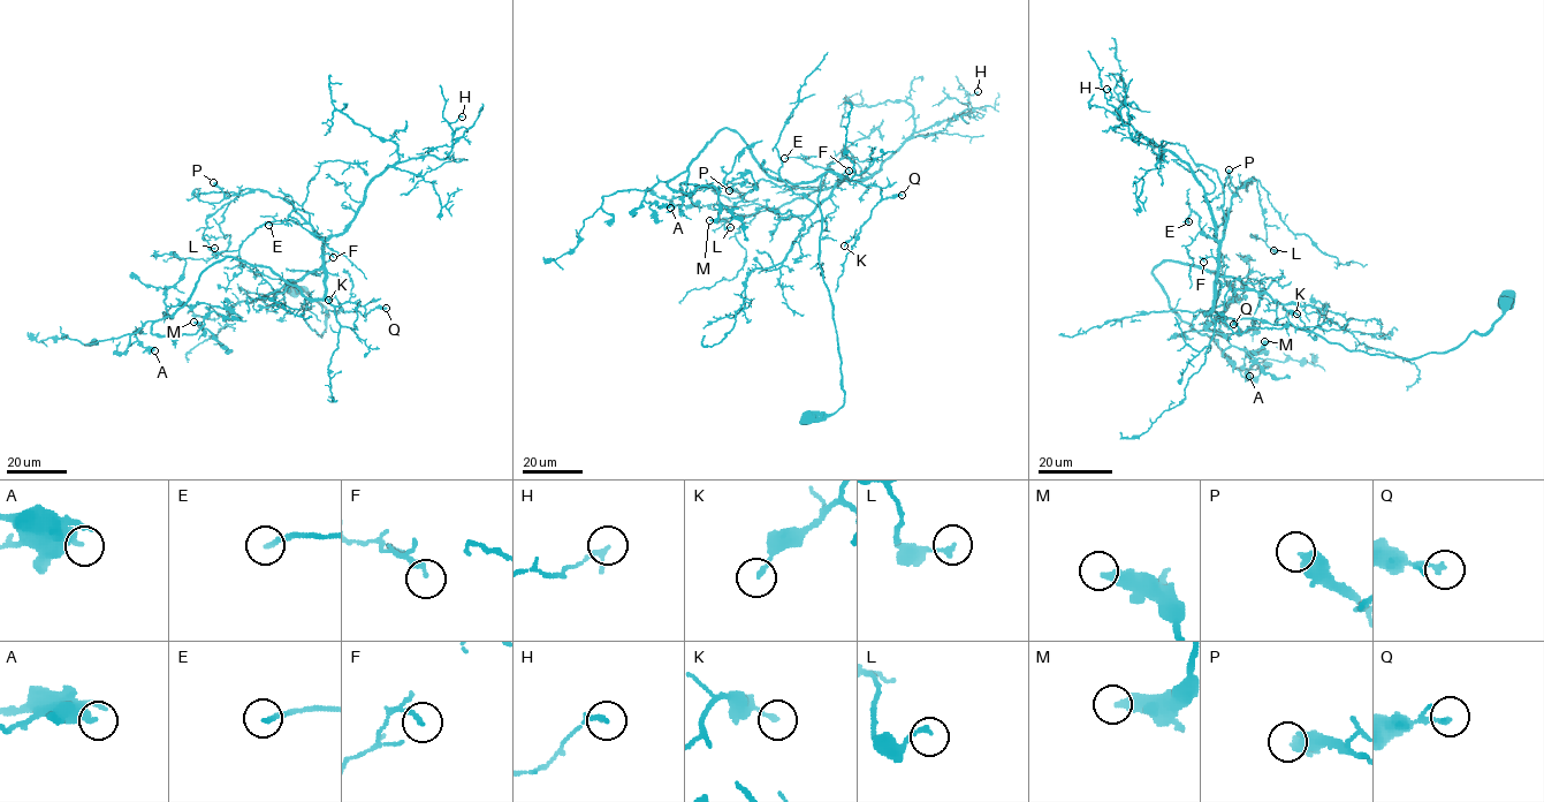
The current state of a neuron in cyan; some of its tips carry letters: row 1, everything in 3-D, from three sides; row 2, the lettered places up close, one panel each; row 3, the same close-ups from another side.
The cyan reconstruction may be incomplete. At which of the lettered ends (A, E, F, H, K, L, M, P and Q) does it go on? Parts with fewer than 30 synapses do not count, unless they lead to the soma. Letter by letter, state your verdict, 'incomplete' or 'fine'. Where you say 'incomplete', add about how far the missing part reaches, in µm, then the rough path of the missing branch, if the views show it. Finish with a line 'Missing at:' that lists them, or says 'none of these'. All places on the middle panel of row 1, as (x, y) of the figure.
A: fine
E: fine
F: fine
H: fine
K: fine
L: fine
M: fine
P: fine
Q: fine
Missing at: none of these

